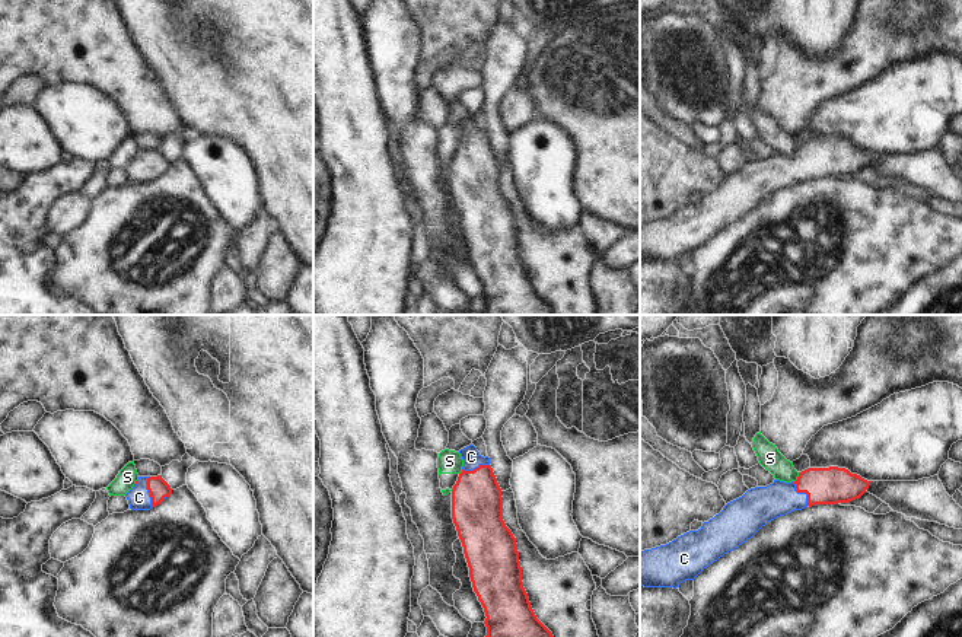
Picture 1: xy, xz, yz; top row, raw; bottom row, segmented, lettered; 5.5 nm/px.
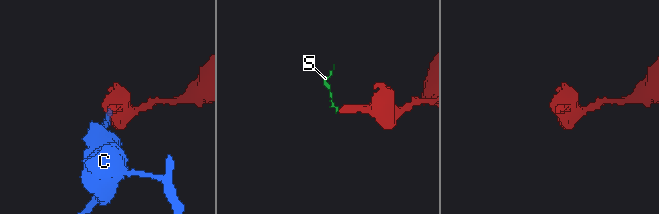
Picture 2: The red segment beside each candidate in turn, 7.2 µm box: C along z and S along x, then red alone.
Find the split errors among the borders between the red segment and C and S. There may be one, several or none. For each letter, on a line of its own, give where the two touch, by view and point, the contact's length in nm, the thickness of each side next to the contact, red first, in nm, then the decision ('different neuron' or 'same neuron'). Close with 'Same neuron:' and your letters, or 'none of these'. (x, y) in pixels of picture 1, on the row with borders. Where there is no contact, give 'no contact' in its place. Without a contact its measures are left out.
C: contact xy (149, 491); length 180 nm; calibres 110 and 130 nm; same neuron
S: contact yz (798, 477); length 60 nm; calibres 200 and 120 nm; different neuron
Same neuron: C

